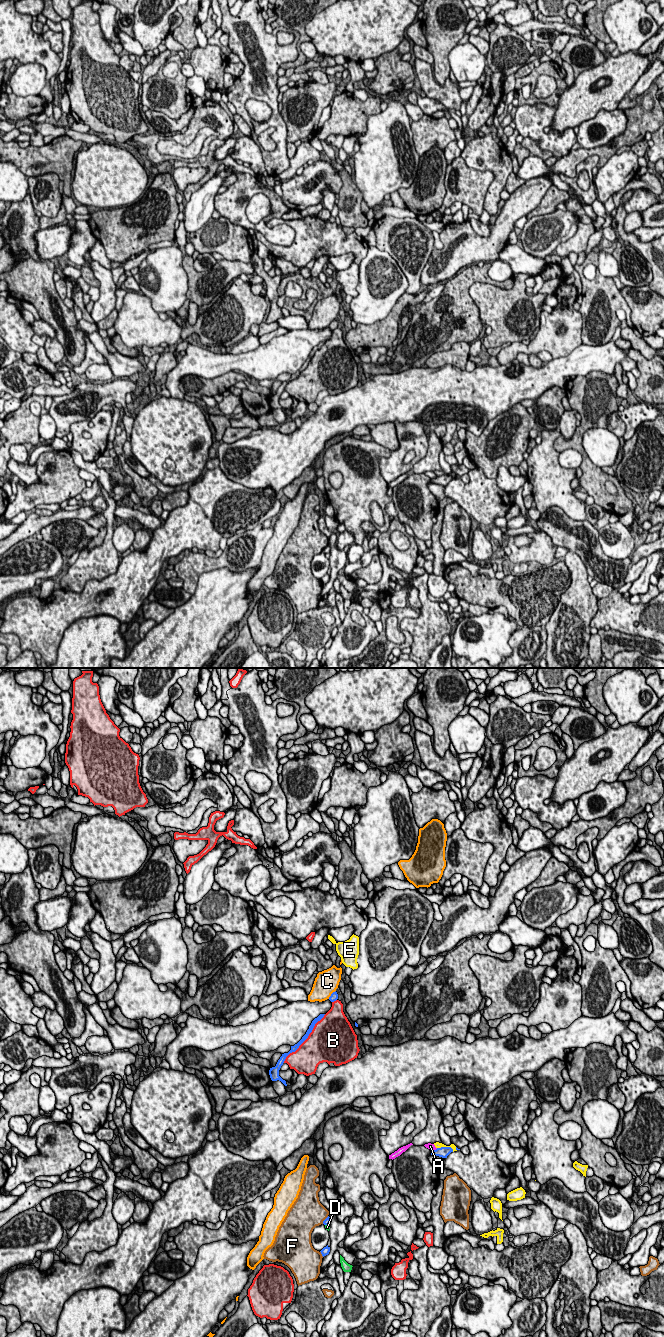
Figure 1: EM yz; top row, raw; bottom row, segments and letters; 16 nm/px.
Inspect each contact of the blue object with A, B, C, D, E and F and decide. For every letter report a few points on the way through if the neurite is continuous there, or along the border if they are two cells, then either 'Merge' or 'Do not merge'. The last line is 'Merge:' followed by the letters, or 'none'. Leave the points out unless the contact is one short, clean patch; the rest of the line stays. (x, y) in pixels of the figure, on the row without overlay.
A: Do not merge
B: Do not merge
C: Do not merge
D: Do not merge
E: Do not merge
F: Do not merge
Merge: none

